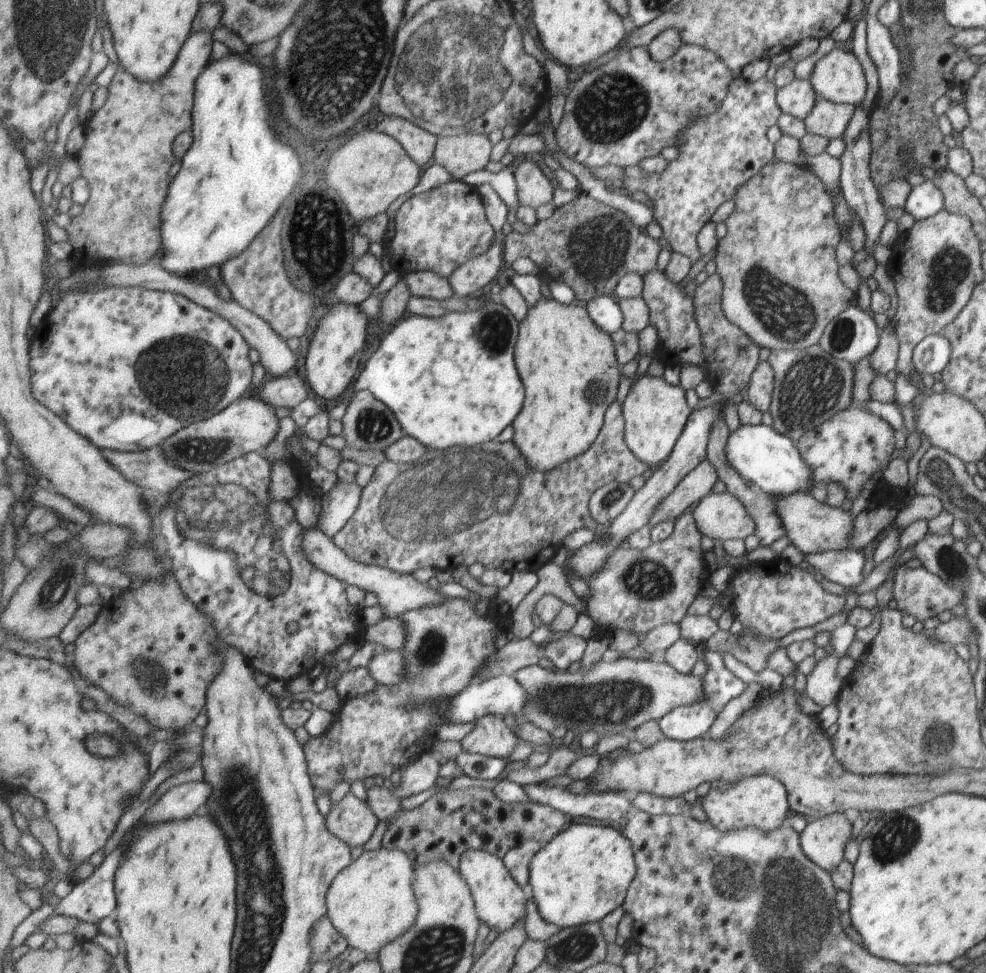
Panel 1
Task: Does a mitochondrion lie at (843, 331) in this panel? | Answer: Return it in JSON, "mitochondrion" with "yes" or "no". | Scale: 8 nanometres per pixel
{"mitochondrion":"yes"}

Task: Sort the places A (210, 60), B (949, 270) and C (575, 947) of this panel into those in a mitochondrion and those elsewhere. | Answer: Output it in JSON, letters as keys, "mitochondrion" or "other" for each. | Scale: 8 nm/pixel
{"A":"other","B":"mitochondrion","C":"mitochondrion"}

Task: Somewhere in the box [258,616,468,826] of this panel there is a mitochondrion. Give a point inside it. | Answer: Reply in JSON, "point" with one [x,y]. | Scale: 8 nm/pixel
{"point":[429,650]}

